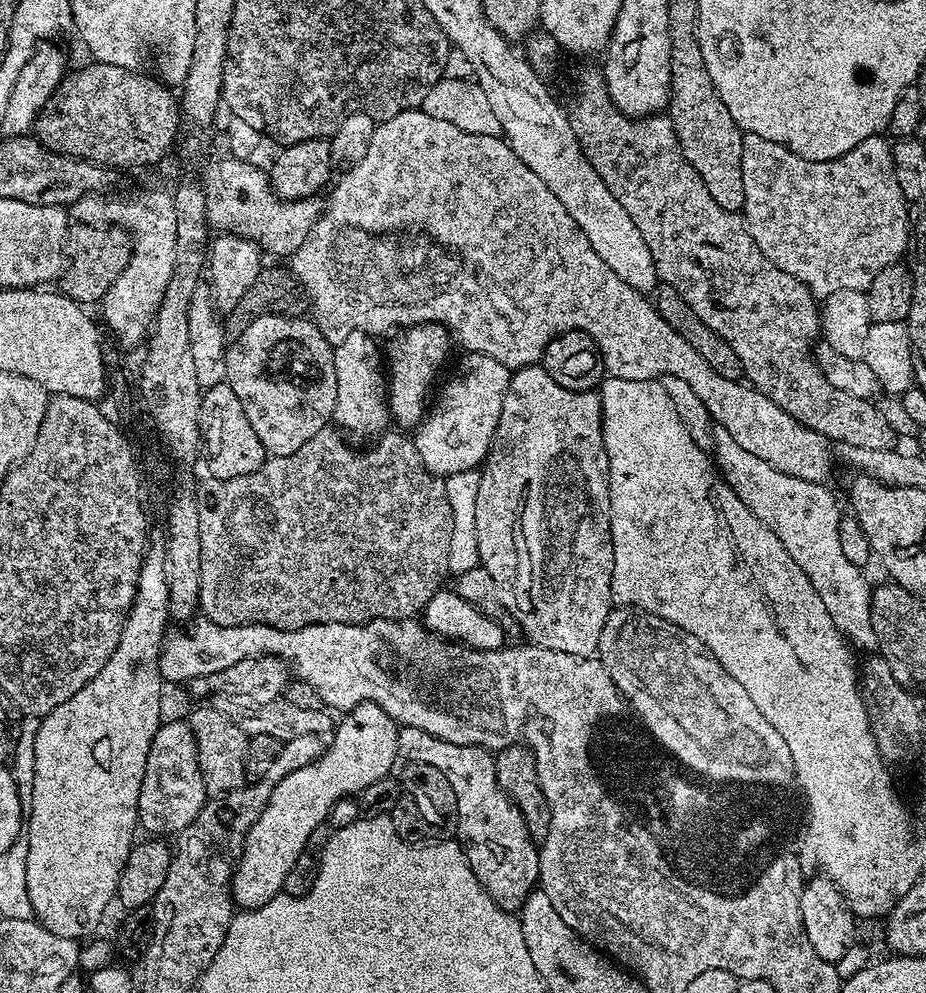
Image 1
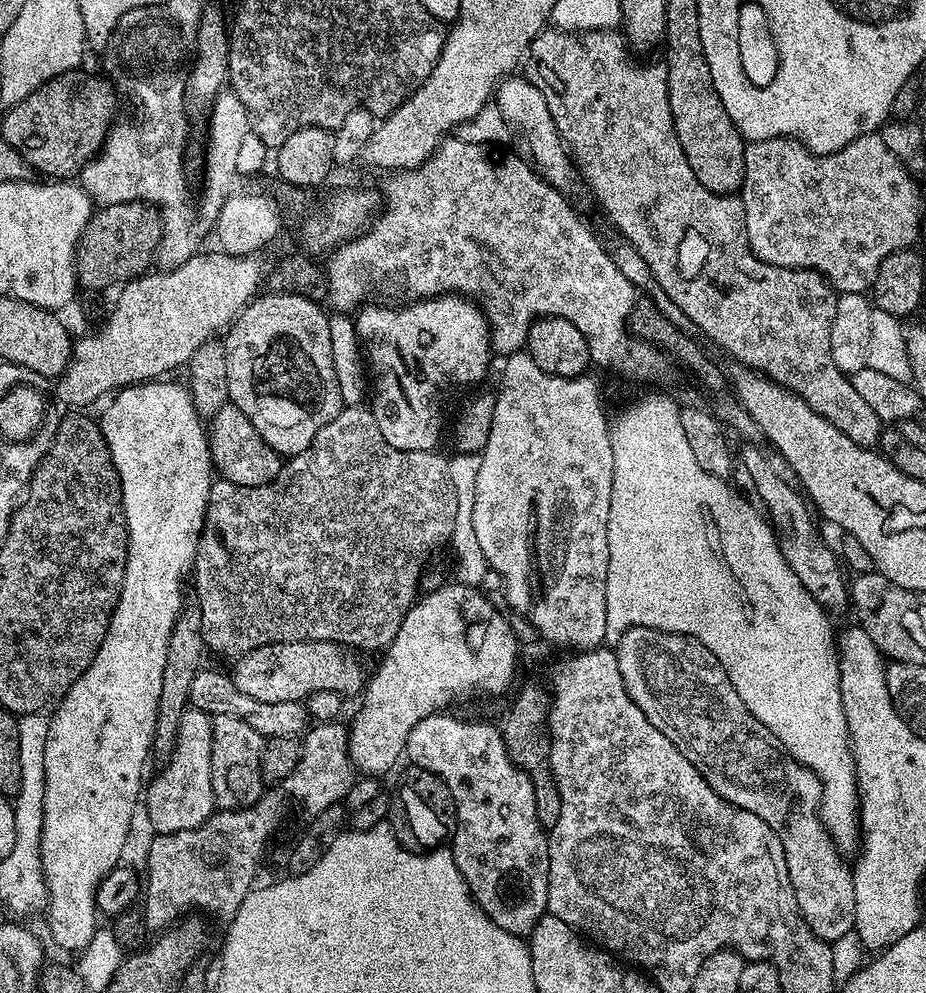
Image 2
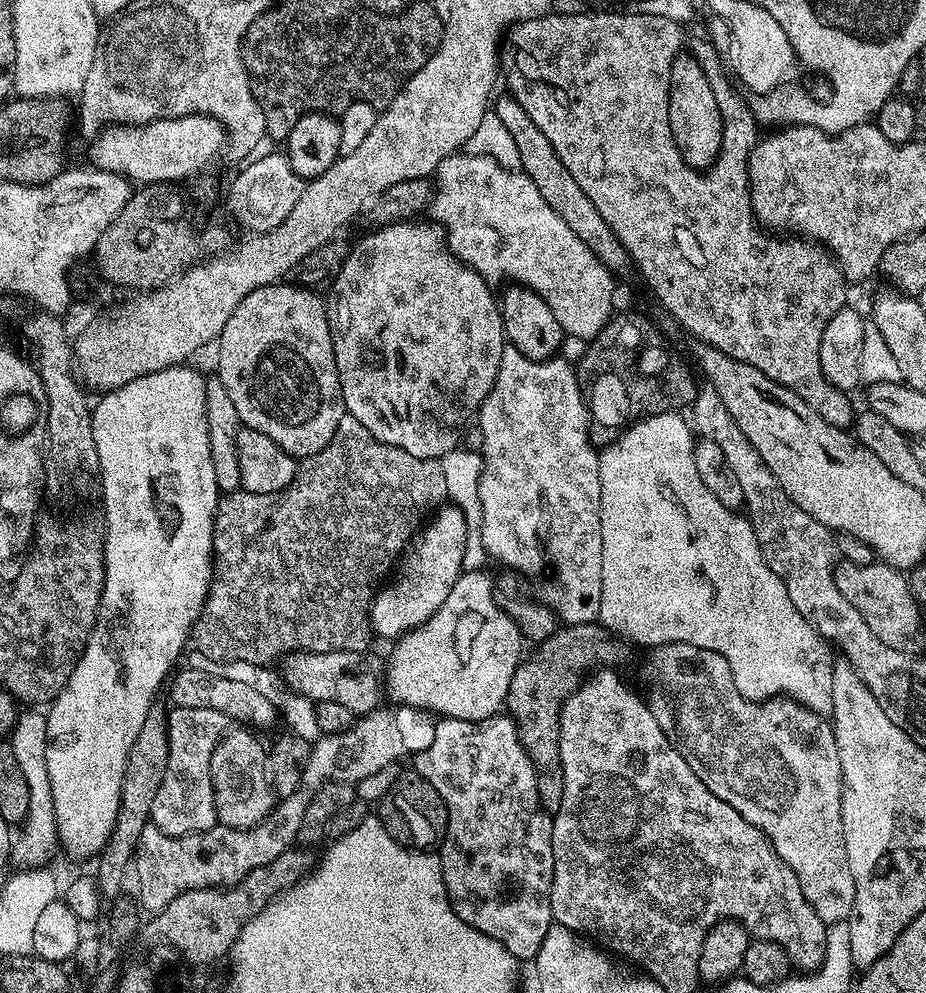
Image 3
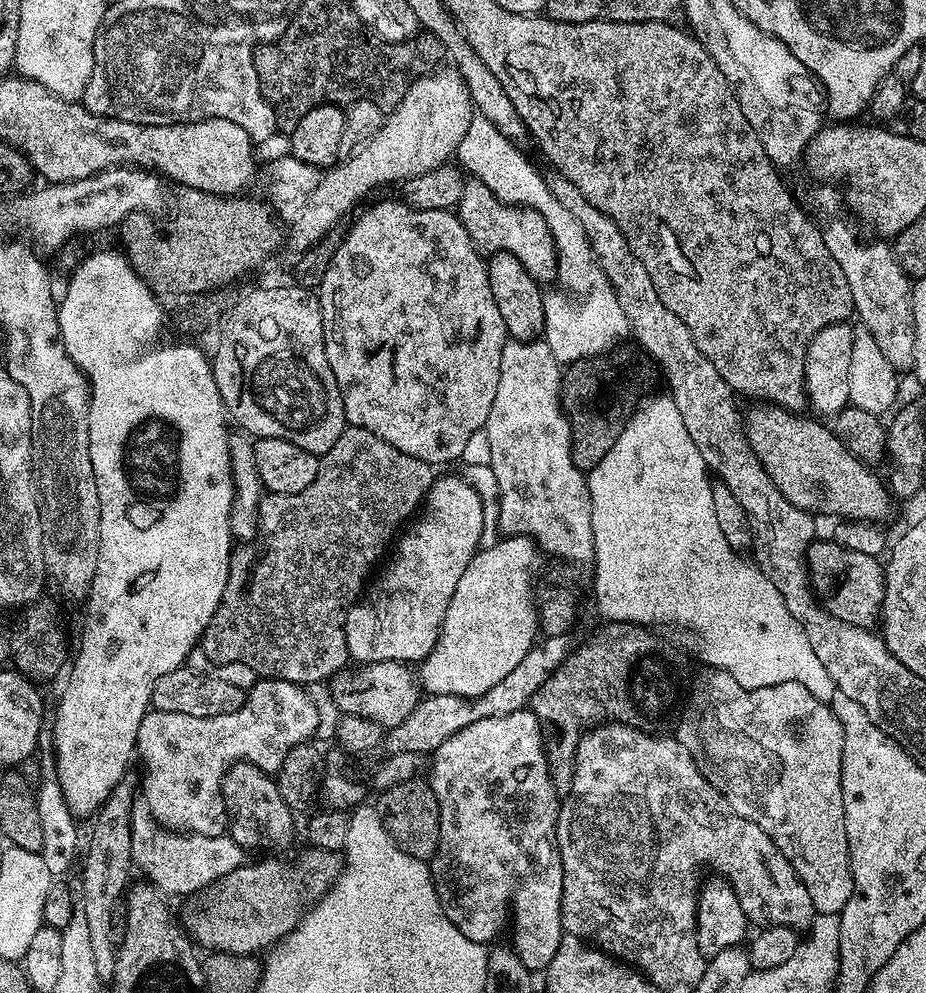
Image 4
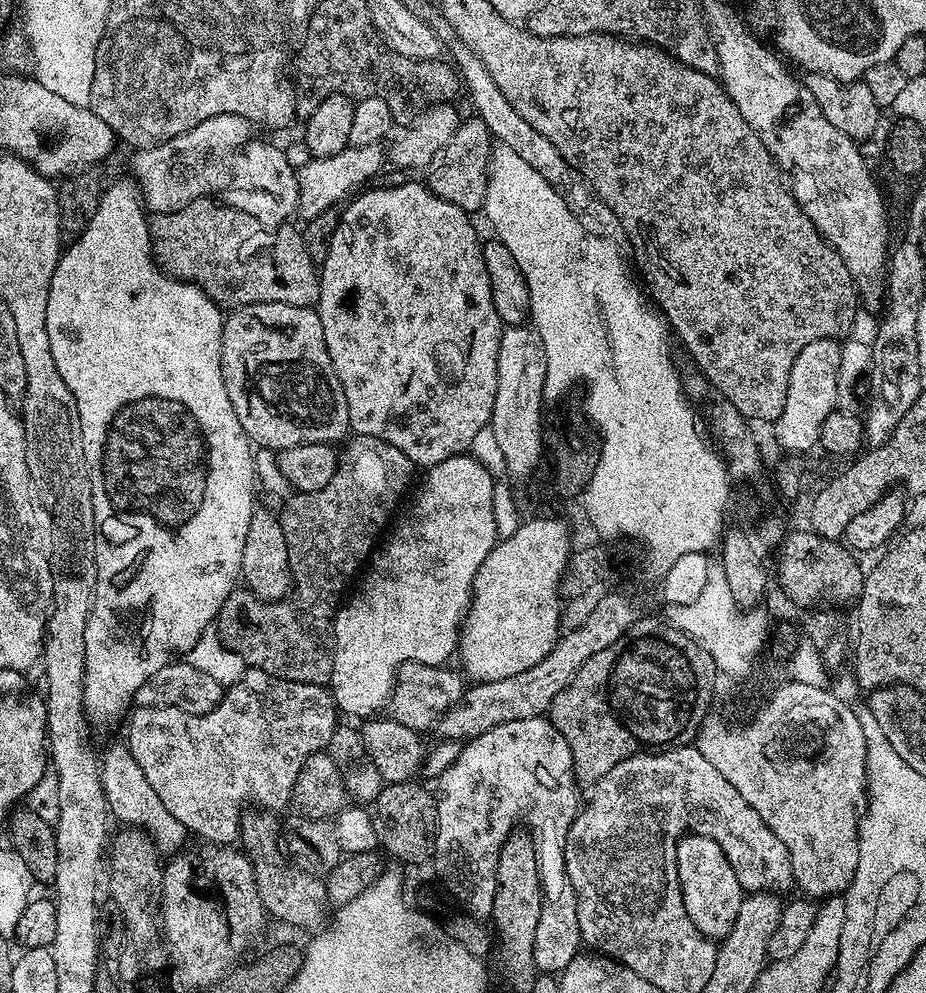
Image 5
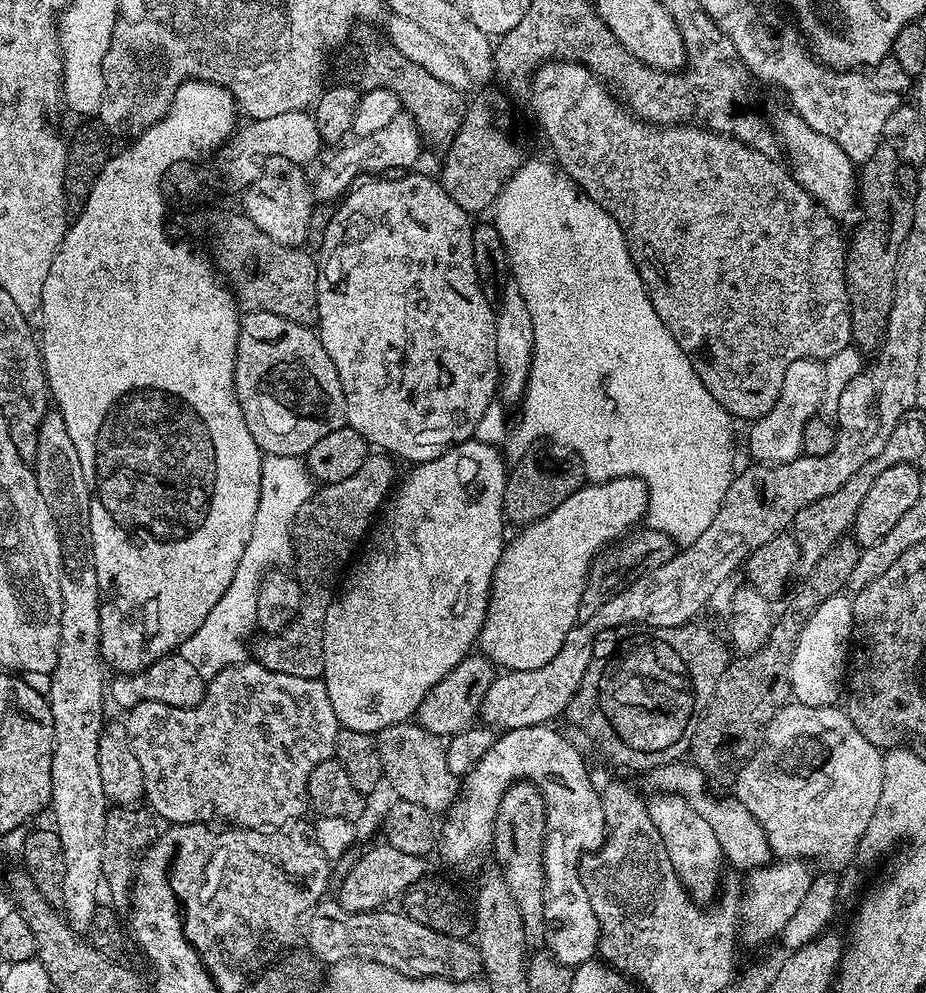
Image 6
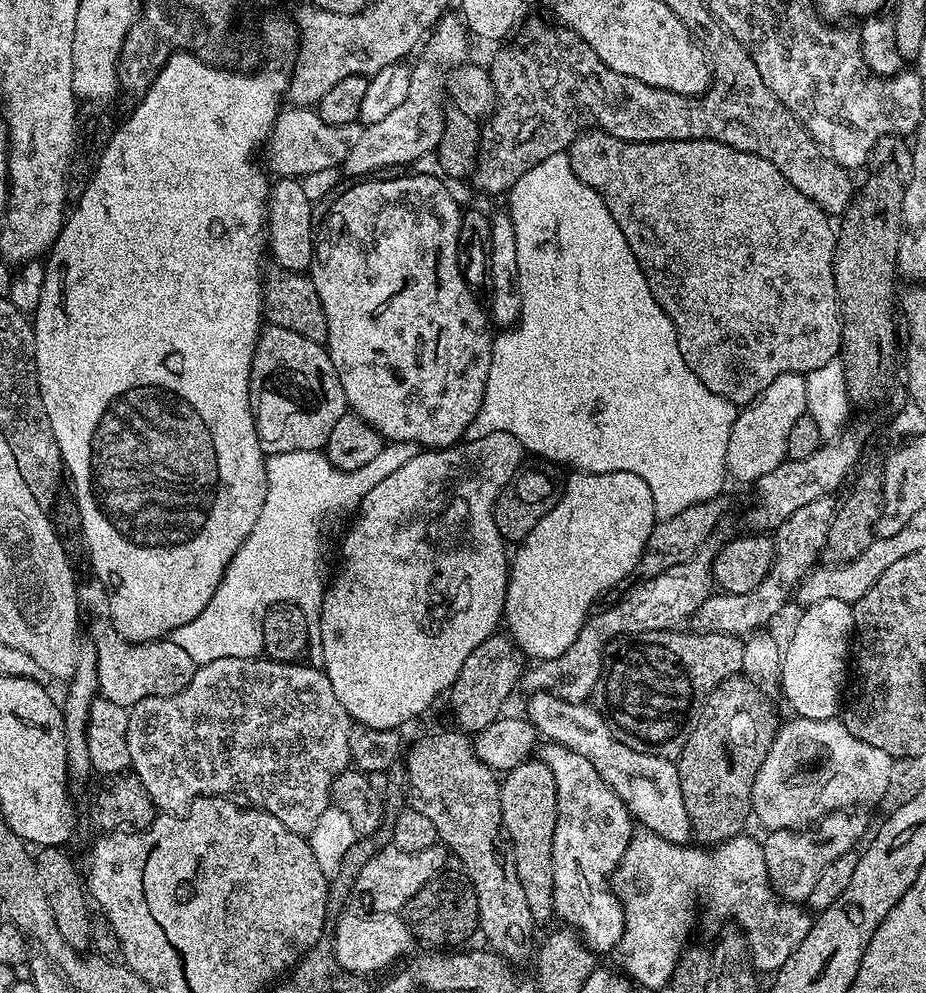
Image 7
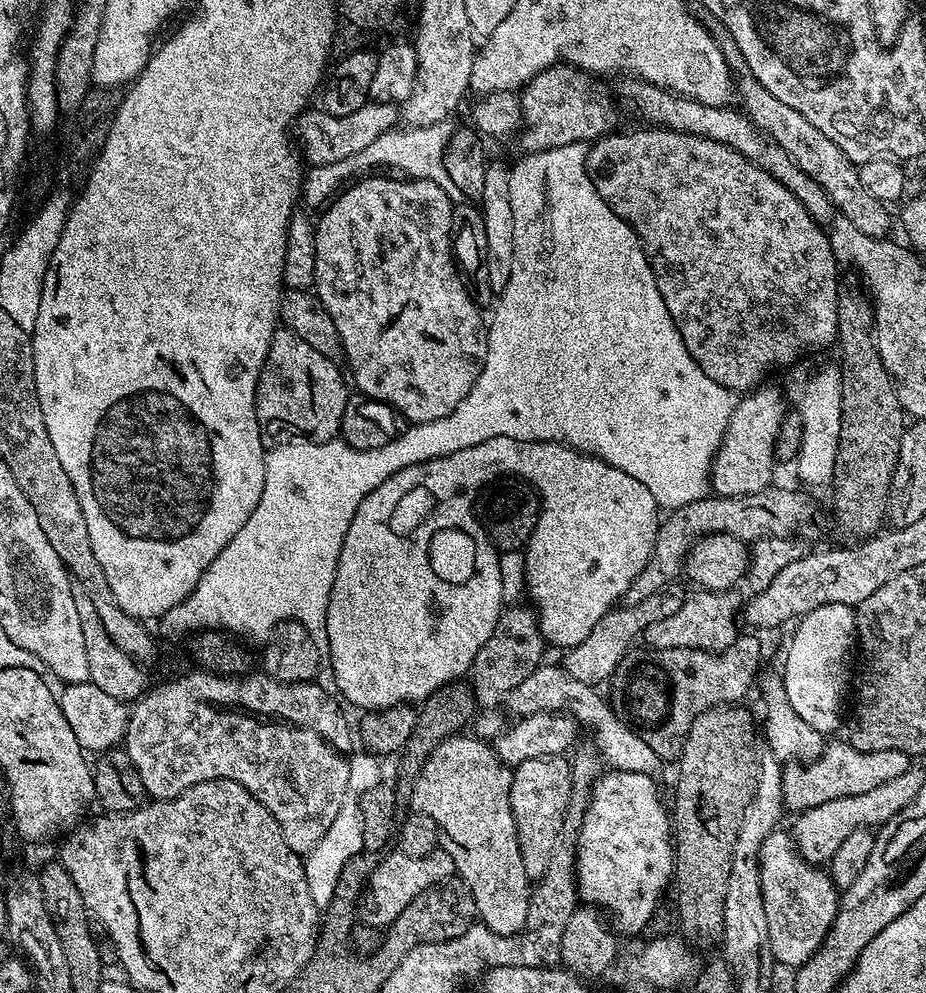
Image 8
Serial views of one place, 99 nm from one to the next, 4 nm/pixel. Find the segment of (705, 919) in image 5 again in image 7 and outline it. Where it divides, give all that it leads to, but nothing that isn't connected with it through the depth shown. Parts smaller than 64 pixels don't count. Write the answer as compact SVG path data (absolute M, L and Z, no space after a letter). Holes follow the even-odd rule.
M533 692L527 697L526 719L536 728L545 741L560 744L582 754L594 770L612 787L614 794L622 798L629 812L640 820L649 832L657 832L671 844L687 845L693 839L690 815L686 803L682 802L682 782L678 778L675 763L669 757L655 756L632 747L618 738L599 707L591 708L591 703L575 704L558 698L552 692Z

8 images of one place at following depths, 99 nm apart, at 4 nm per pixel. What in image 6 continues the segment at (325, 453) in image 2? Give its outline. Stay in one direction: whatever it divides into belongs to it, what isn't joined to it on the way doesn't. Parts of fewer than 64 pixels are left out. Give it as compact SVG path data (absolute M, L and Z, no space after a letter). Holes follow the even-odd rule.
M369 455L354 478L317 487L311 498L298 510L292 520L292 551L294 572L300 581L302 593L300 615L283 632L264 638L268 640L257 646L255 663L282 674L294 674L294 678L319 680L323 677L324 651L320 630L326 618L326 609L334 599L332 587L336 579L338 584L342 573L365 543L378 513L385 507L393 491L392 479L396 476L396 468L392 463L394 460L391 455Z

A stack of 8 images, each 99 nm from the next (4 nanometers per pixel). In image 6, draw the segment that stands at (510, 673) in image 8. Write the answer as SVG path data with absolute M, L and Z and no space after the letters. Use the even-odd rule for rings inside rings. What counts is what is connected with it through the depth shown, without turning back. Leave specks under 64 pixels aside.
M470 654L465 660L458 662L458 666L454 666L454 670L450 670L450 674L442 678L442 682L433 686L426 694L426 698L422 698L415 719L435 736L451 738L458 735L464 729L472 727L479 717L482 702L497 675L497 669L487 656Z

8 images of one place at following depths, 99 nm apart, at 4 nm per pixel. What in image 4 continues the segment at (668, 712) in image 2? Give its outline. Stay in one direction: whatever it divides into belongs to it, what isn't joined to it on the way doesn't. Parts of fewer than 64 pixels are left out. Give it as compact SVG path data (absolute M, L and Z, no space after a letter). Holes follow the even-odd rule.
M705 667L703 671L692 684L688 705L674 733L676 743L689 752L701 774L725 796L738 815L757 823L770 836L809 891L815 911L838 914L850 902L854 886L842 806L844 730L840 719L825 701L814 698L798 682L743 688L726 670Z

